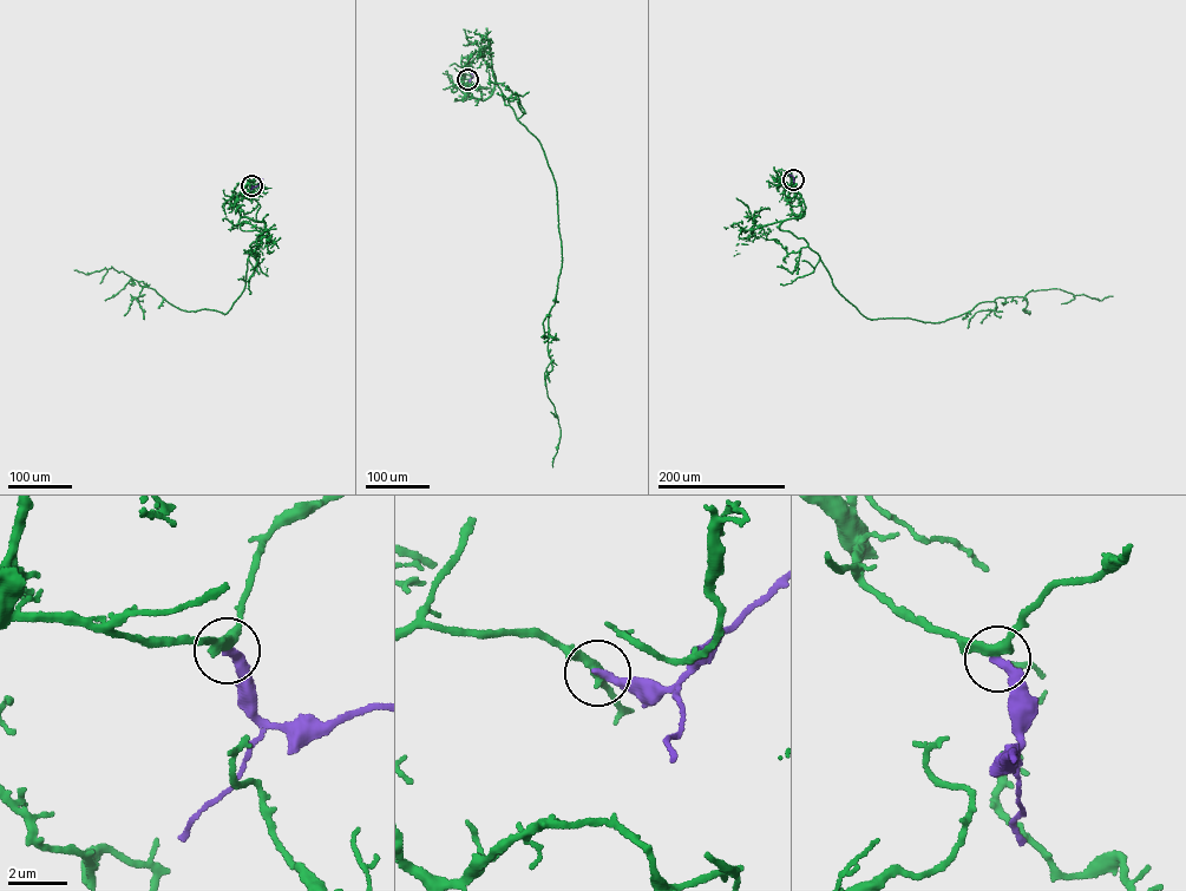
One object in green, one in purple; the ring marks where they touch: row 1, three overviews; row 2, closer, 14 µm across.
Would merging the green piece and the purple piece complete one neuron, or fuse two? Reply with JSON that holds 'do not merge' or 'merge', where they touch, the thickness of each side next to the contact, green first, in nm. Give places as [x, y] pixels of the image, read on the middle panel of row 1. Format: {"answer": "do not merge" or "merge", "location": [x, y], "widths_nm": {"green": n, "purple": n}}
{"answer": "do not merge", "location": [467, 79], "widths_nm": {"green": 320, "purple": 300}}

